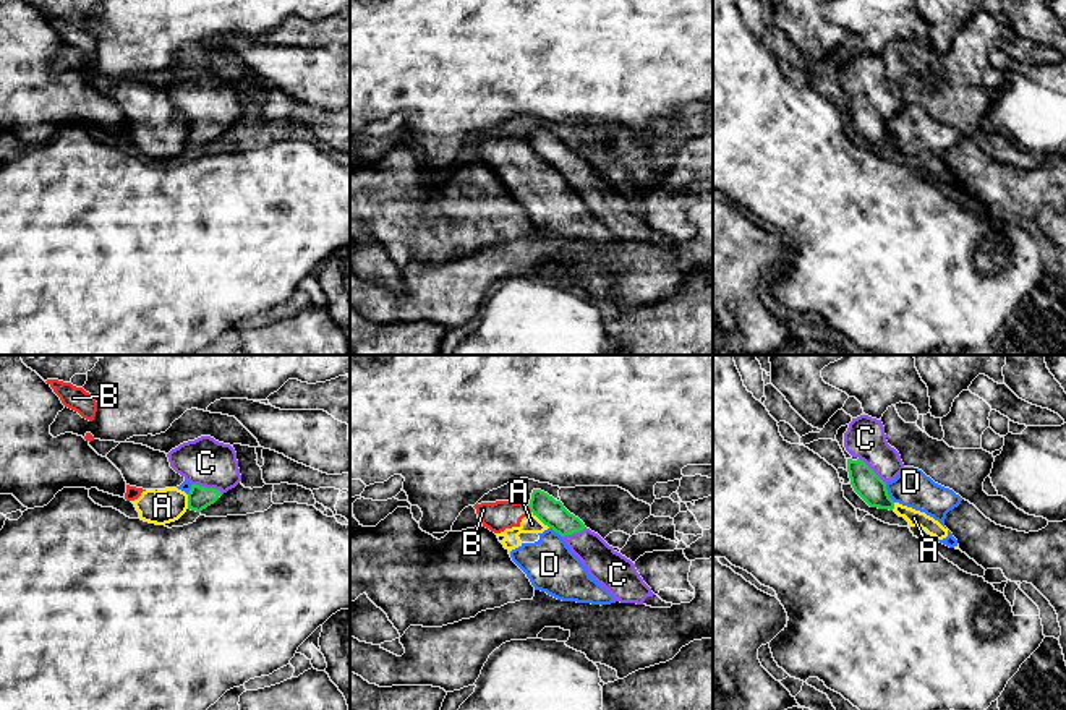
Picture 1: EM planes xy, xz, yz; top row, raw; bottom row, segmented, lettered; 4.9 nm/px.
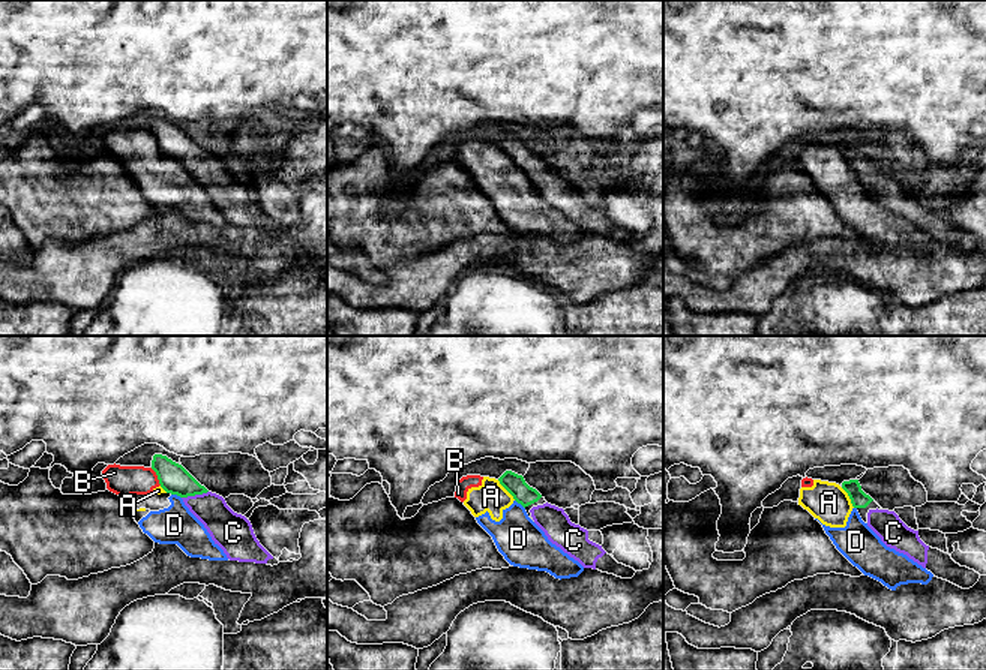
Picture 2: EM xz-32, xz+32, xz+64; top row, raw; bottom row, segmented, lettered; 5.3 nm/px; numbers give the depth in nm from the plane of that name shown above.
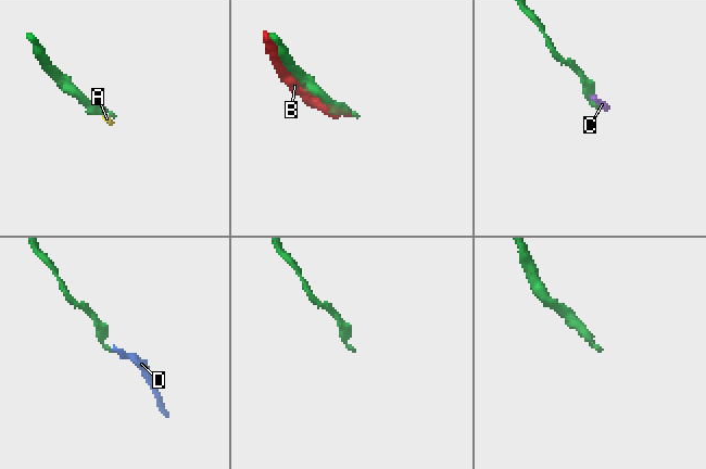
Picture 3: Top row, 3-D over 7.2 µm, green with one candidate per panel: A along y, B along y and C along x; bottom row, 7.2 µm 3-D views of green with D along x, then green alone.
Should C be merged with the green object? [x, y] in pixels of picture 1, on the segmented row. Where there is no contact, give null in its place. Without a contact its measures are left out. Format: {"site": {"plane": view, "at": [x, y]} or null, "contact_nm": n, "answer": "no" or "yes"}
{"site": {"plane": "xy", "at": [208, 488]}, "contact_nm": 170, "answer": "yes"}

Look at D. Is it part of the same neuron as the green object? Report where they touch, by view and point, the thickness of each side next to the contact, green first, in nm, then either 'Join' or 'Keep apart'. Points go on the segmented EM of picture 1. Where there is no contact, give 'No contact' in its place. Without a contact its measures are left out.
Touches green at yz (886, 493). Thickness 140 nm (green) against 190 nm. Keep apart

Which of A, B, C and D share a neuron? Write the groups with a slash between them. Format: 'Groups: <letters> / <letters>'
Groups: A B D / C

